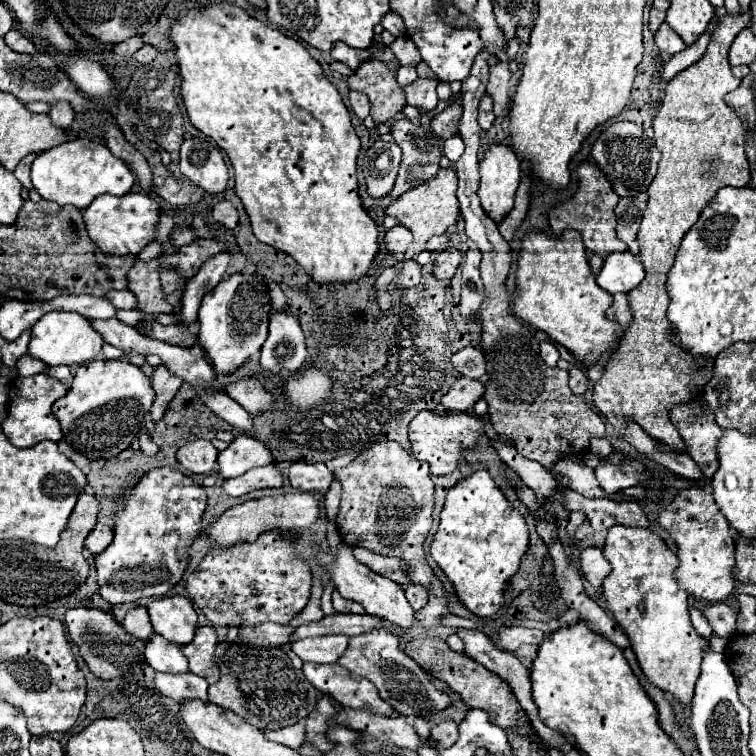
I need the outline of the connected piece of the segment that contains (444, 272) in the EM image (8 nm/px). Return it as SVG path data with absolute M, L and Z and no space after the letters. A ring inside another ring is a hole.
M446 249L446 251L442 251L436 257L436 261L434 261L434 275L438 279L450 279L450 277L454 277L460 261L462 261L462 251L458 251L458 249Z

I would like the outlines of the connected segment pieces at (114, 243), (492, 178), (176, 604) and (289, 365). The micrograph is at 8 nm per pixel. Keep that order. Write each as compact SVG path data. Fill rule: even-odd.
M128 193L122 197L116 195L98 195L90 207L84 209L84 221L88 227L88 235L104 253L110 255L138 255L142 247L152 241L156 219L158 219L158 203L148 193Z
M492 143L478 163L480 189L484 211L500 223L514 205L514 193L520 183L520 159L502 143Z
M166 595L150 601L146 609L150 613L152 627L158 635L178 645L186 645L192 641L198 615L190 599L182 595L172 595L172 597Z
M272 313L268 339L260 349L260 365L272 375L294 375L306 359L304 333L290 313Z

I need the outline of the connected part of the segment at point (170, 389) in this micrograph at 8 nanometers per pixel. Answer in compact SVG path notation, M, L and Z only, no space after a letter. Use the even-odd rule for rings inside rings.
M164 365L156 367L156 371L152 375L152 387L156 391L156 399L154 399L152 409L150 409L150 415L152 415L154 423L162 421L162 417L168 409L168 403L172 401L172 397L176 395L180 385L182 385L182 381L178 377L174 377Z

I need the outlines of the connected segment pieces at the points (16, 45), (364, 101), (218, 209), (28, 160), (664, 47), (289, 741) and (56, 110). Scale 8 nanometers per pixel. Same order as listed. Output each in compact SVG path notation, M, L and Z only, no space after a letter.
M10 29L8 33L6 33L6 37L4 37L4 41L6 41L6 45L12 49L12 51L16 51L16 53L36 53L36 49L34 49L34 43L30 41L30 39L26 39L20 31L16 31L16 29Z
M350 91L350 105L352 105L352 111L358 115L358 119L364 121L370 115L370 101L364 93Z
M220 201L220 203L216 203L214 209L212 209L212 215L214 215L216 221L220 221L220 223L222 223L224 227L228 227L228 229L234 229L236 223L238 223L238 213L236 213L236 209L232 207L230 201Z
M30 153L30 155L26 155L20 163L18 163L18 167L16 167L16 171L14 171L14 175L16 175L16 179L26 187L26 189L32 189L32 185L30 185L30 165L32 165L32 161L36 159L37 154Z
M662 23L662 25L660 25L660 29L658 29L656 35L654 35L654 41L656 41L658 49L664 51L664 53L668 53L668 55L676 55L676 53L680 53L682 49L686 49L684 41L668 27L668 23Z
M304 721L294 723L292 727L284 727L284 729L264 731L264 737L268 741L276 741L276 743L286 745L290 749L298 749L304 743Z
M56 103L52 109L50 109L50 119L56 127L60 129L68 129L72 125L72 119L74 119L74 111L68 103Z

